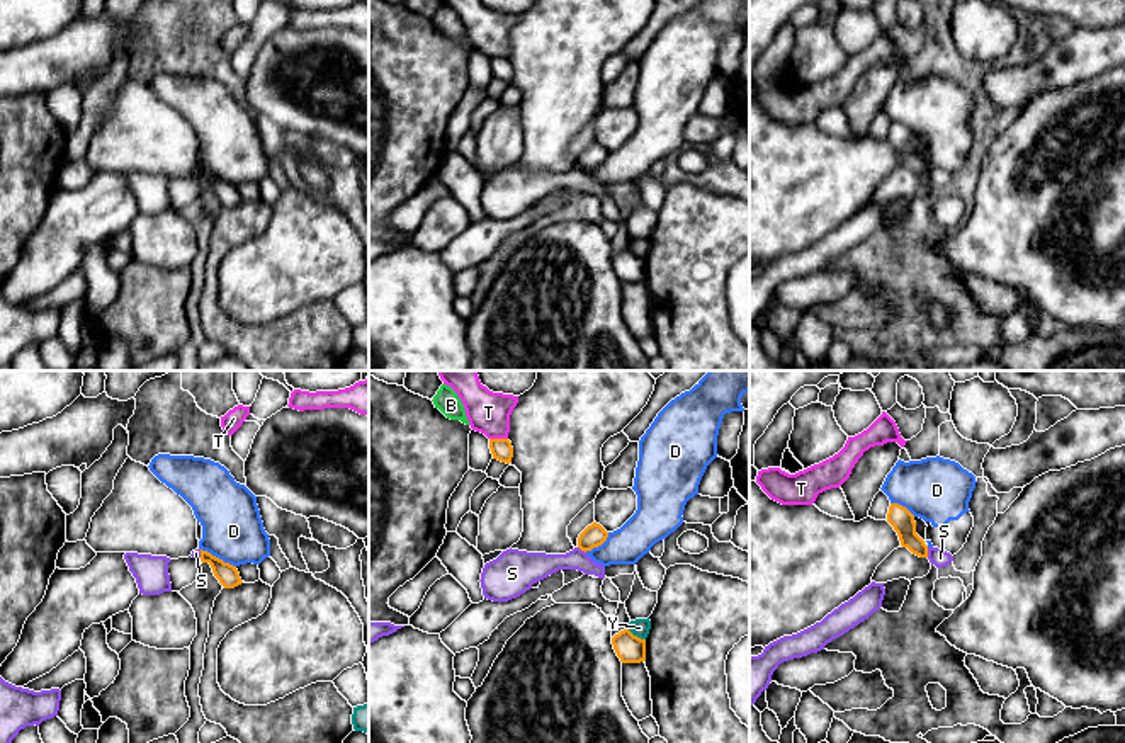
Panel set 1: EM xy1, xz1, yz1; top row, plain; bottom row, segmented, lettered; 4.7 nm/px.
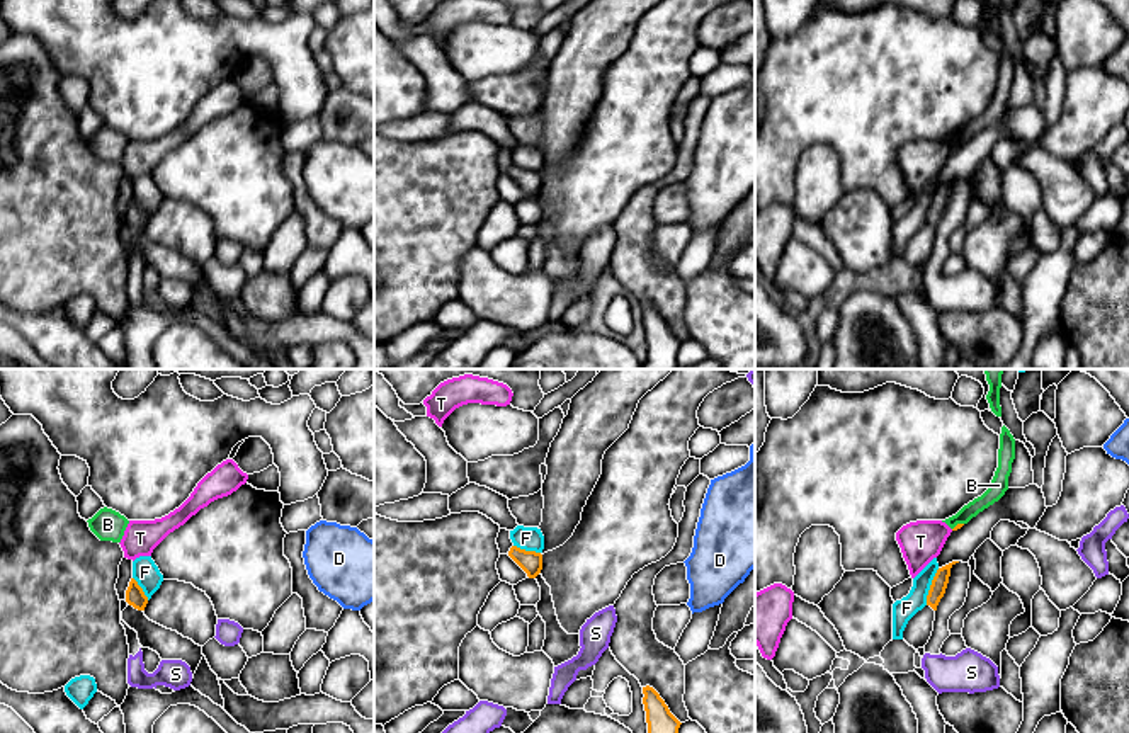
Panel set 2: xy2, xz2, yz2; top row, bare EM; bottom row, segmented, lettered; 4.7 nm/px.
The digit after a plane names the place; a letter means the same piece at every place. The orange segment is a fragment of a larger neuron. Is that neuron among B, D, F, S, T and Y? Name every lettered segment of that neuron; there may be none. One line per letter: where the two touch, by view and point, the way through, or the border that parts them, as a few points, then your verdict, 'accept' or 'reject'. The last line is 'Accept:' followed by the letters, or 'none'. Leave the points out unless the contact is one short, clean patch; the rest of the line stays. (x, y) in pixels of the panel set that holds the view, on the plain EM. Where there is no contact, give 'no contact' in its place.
B: yz2 (958, 143) | reject
D: xy1 (218, 177) | reject
F: yz2 (930, 206) | along yz2 (939, 187), (925, 223) | reject
S: yz1 (927, 172) | along yz1 (927, 167), (928, 175) | reject
T: xz1 (498, 58) | along xz1 (490, 56), (507, 58) | reject
Y: xz1 (636, 255) | reject
Accept: none

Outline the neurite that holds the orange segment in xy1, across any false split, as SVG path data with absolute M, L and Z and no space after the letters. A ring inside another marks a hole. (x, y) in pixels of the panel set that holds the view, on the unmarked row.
M201 168L201 180L211 184L214 196L224 207L235 207L243 202L236 185L224 182L211 172Z

